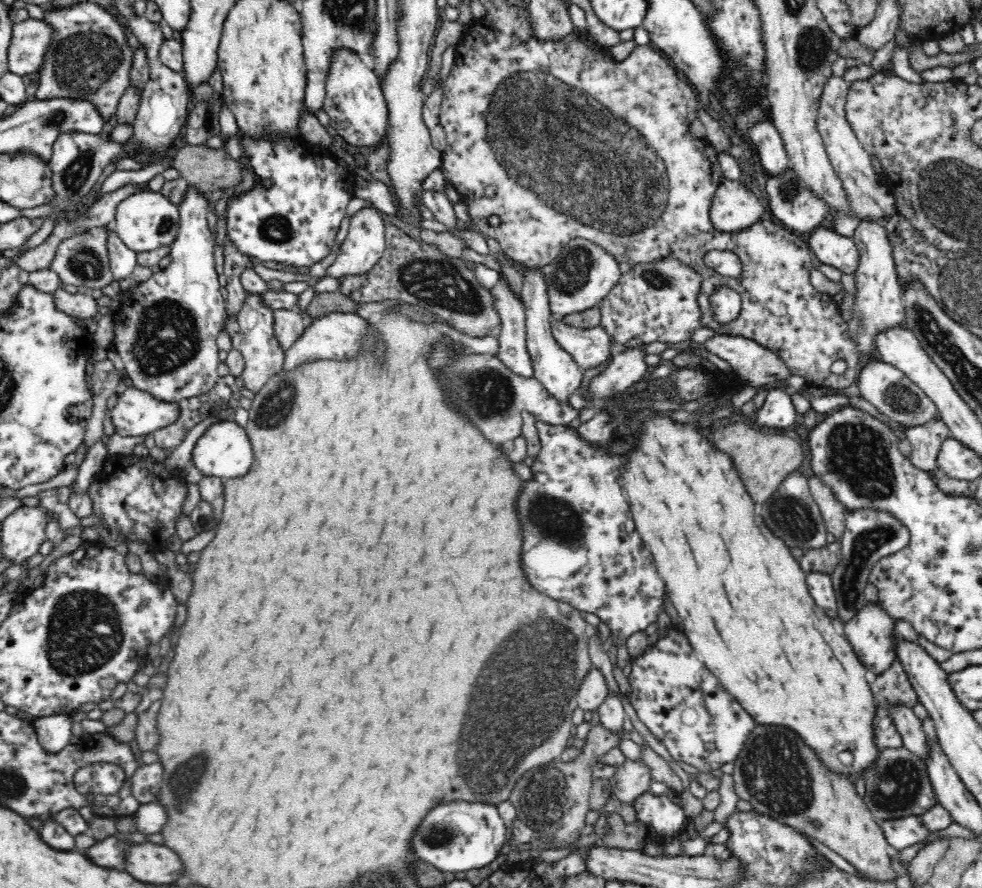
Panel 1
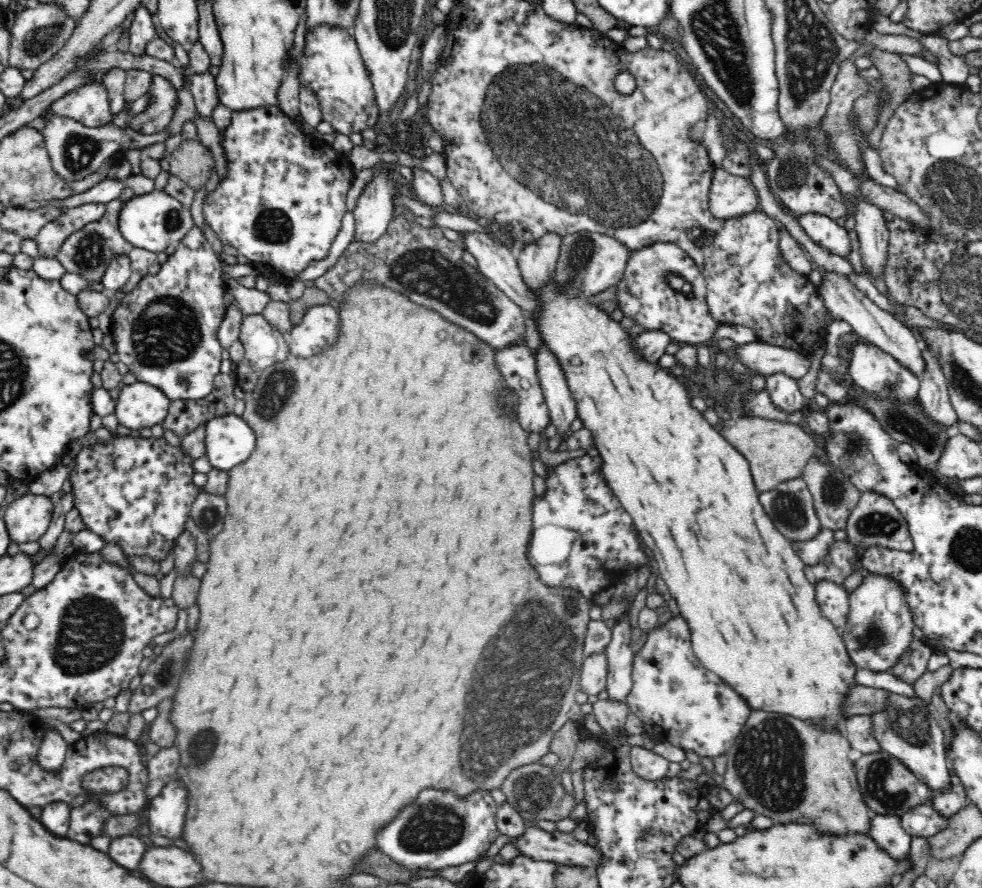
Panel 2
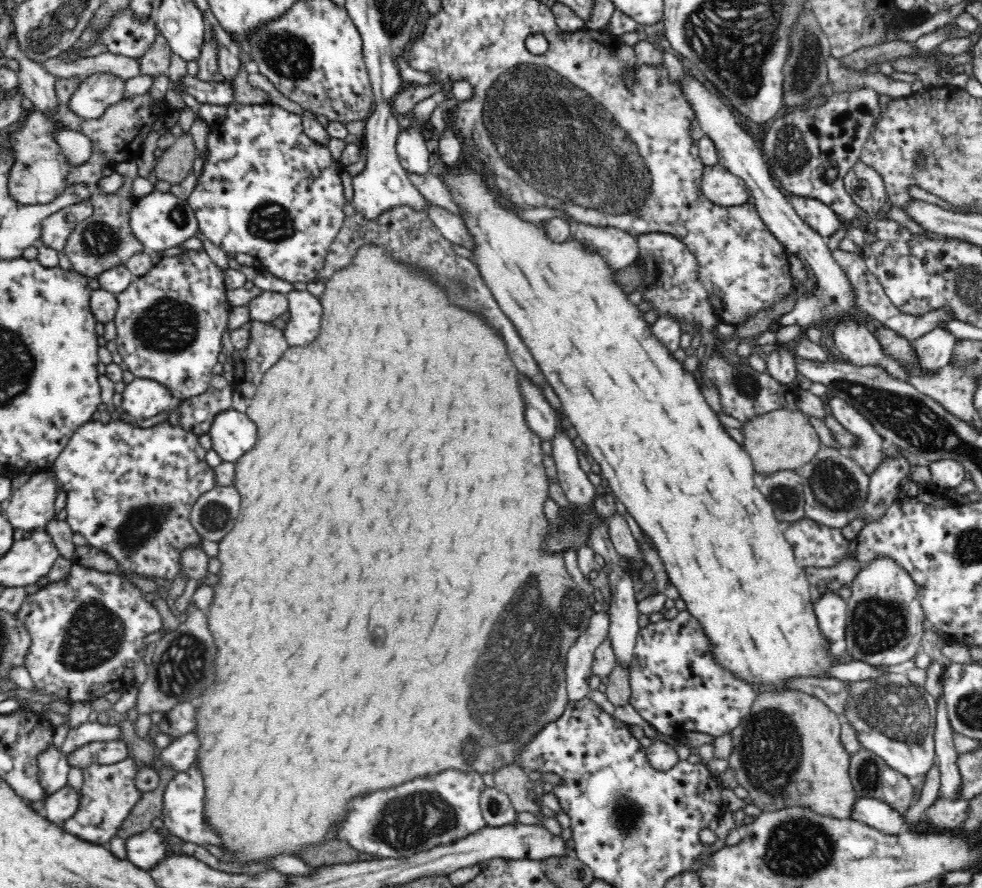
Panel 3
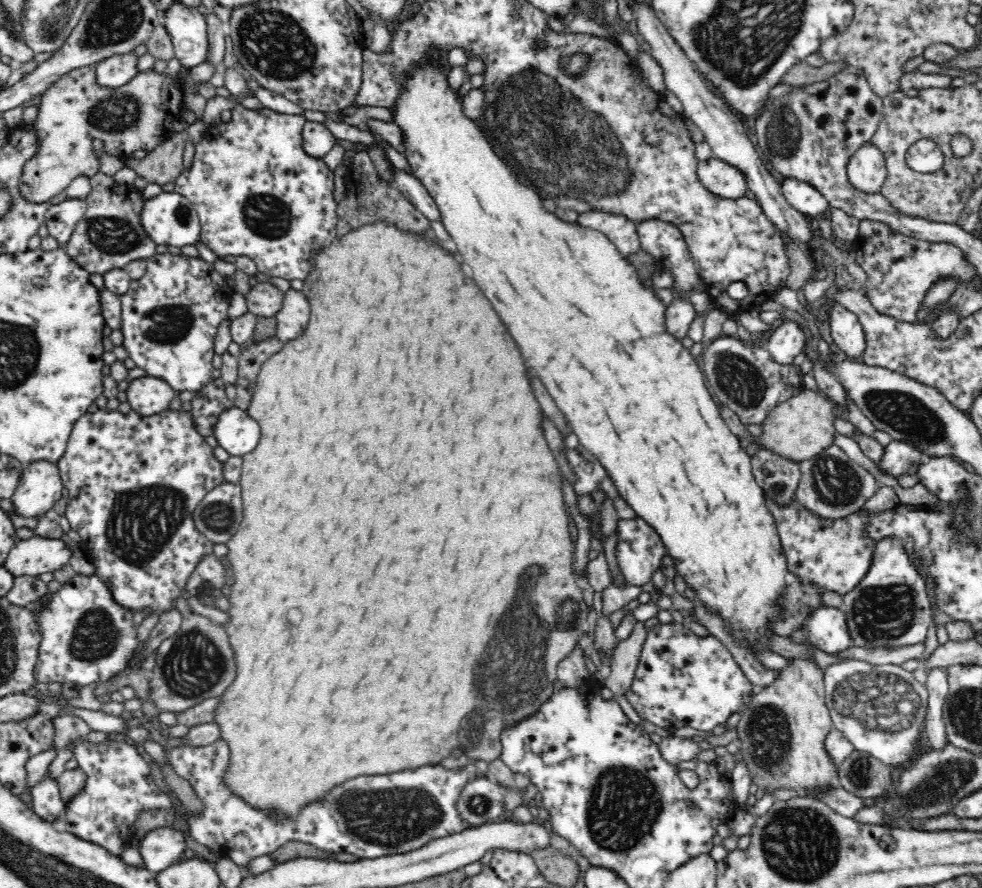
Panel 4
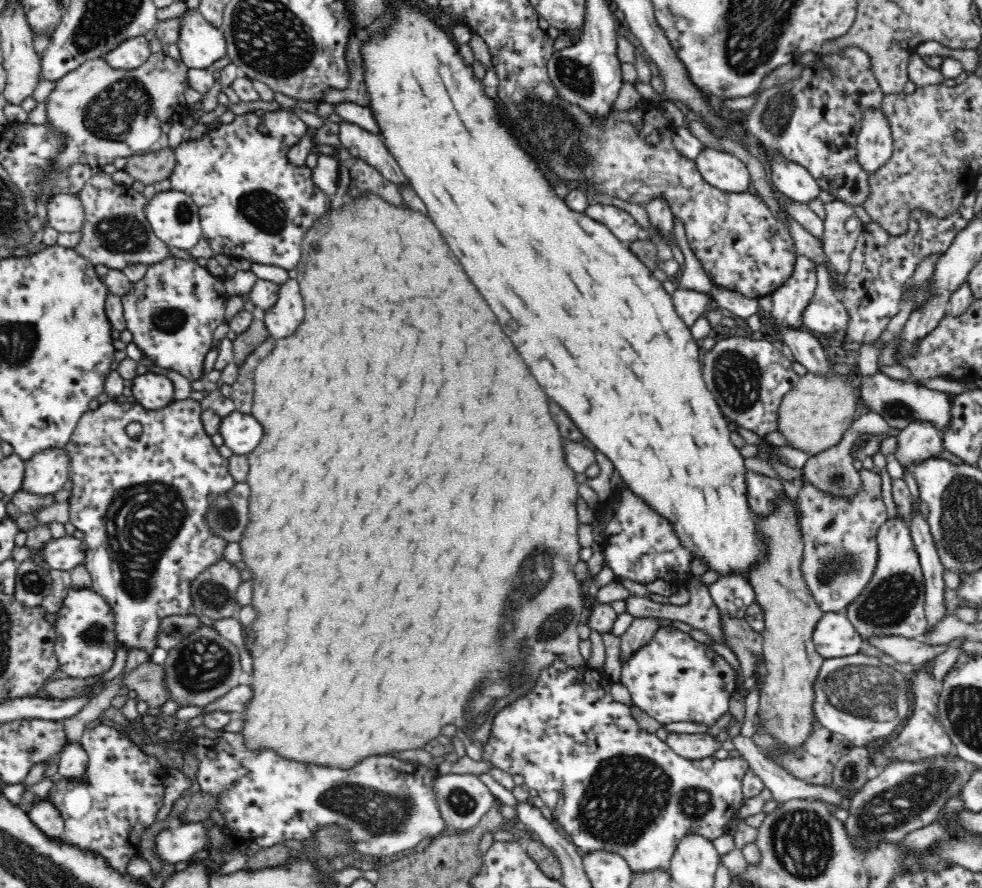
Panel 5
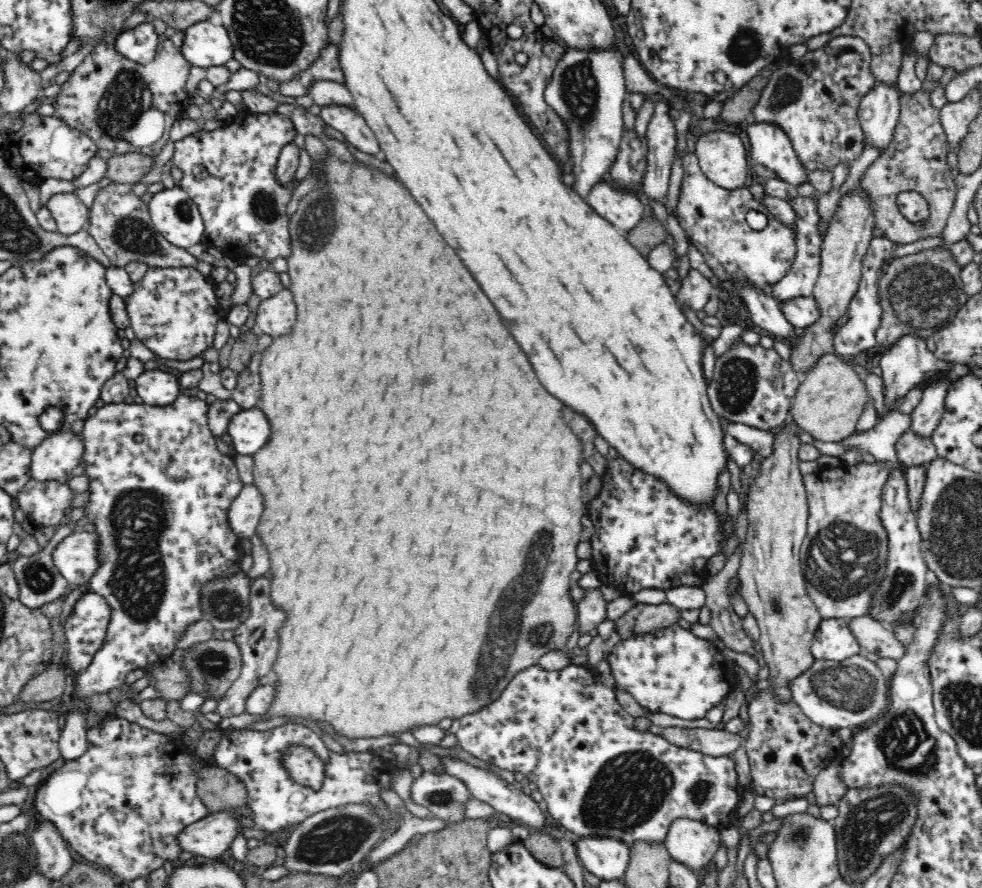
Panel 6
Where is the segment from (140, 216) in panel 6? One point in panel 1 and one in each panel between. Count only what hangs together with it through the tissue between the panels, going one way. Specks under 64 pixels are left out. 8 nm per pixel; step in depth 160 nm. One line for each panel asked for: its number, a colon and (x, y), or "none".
1: (82, 260)
2: (88, 252)
3: (104, 240)
4: (110, 235)
5: (116, 233)

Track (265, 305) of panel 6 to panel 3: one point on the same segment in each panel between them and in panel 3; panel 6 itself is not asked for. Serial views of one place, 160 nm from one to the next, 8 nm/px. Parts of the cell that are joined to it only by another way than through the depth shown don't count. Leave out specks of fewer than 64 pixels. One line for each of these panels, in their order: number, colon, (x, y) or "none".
3: (305, 310)
4: (292, 319)
5: (281, 320)

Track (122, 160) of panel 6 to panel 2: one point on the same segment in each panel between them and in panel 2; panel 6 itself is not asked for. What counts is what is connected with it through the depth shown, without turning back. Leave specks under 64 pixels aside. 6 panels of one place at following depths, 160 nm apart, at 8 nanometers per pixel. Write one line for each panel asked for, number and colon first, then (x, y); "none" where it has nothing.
2: (192, 162)
3: (175, 165)
4: (162, 165)
5: (149, 167)

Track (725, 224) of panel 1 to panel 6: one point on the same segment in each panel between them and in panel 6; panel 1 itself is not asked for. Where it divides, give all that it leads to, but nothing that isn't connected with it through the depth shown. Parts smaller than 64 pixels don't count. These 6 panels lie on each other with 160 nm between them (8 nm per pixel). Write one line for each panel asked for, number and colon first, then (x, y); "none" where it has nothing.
2: (730, 196)
3: (719, 185)
4: (722, 179)
5: (726, 172)
6: (722, 157)

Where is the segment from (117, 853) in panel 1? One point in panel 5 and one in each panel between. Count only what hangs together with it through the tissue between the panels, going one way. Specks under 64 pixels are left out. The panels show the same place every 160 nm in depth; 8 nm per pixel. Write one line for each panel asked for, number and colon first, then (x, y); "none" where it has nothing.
2: (127, 850)
3: (145, 849)
4: (160, 848)
5: (171, 845)

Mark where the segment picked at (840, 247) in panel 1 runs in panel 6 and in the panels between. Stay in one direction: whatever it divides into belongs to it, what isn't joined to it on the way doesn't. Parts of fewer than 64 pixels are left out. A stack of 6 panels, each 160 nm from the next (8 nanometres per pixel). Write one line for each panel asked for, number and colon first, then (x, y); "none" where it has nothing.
2: (822, 230)
3: (818, 216)
4: (806, 199)
5: (794, 181)
6: (769, 145)

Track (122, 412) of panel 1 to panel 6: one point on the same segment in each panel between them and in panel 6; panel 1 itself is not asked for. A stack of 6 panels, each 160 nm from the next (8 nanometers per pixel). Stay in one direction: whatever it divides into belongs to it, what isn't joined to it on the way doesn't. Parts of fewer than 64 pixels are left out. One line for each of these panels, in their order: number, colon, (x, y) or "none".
2: (139, 405)
3: (142, 399)
4: (148, 396)
5: (153, 391)
6: (159, 388)

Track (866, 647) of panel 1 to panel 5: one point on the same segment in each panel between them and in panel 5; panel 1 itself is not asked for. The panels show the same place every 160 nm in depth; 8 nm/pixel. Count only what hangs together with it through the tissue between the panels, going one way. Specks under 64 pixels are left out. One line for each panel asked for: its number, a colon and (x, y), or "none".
2: (878, 630)
3: (884, 627)
4: (890, 607)
5: (893, 603)

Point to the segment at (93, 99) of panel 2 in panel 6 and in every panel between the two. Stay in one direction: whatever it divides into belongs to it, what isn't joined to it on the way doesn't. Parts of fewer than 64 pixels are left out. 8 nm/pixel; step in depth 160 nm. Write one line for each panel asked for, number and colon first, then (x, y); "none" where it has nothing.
3: (95, 94)
4: (116, 71)
5: (132, 53)
6: (139, 44)

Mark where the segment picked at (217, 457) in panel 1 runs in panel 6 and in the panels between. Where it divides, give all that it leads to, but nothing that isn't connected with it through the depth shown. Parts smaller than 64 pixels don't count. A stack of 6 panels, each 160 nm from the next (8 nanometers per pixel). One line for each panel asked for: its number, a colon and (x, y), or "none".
2: (230, 441)
3: (233, 434)
4: (237, 433)
5: (241, 432)
6: (249, 429)

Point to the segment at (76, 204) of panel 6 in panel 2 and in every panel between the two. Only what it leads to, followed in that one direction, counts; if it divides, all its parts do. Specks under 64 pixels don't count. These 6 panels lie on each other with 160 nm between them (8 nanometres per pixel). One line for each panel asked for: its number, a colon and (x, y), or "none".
2: (49, 240)
3: (55, 231)
4: (60, 219)
5: (66, 213)

